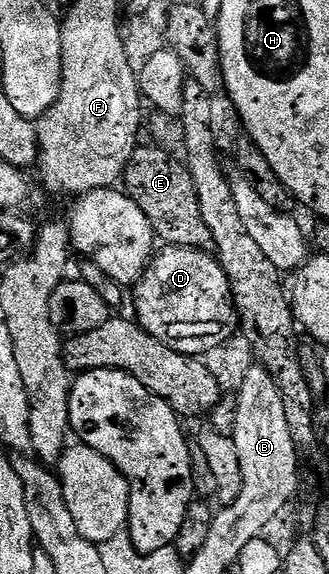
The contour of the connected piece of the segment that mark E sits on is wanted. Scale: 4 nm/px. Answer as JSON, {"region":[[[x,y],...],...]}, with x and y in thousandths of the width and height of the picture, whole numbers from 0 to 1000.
{"region":[[[426,254],[383,291],[377,333],[407,347],[413,359],[426,359],[426,366],[438,366],[450,387],[468,395],[471,413],[495,427],[617,436],[647,427],[632,387],[620,387],[620,373],[608,373],[608,345],[596,338],[596,324],[584,324],[584,303],[571,303],[544,274],[538,279],[514,272],[492,258]]]}

